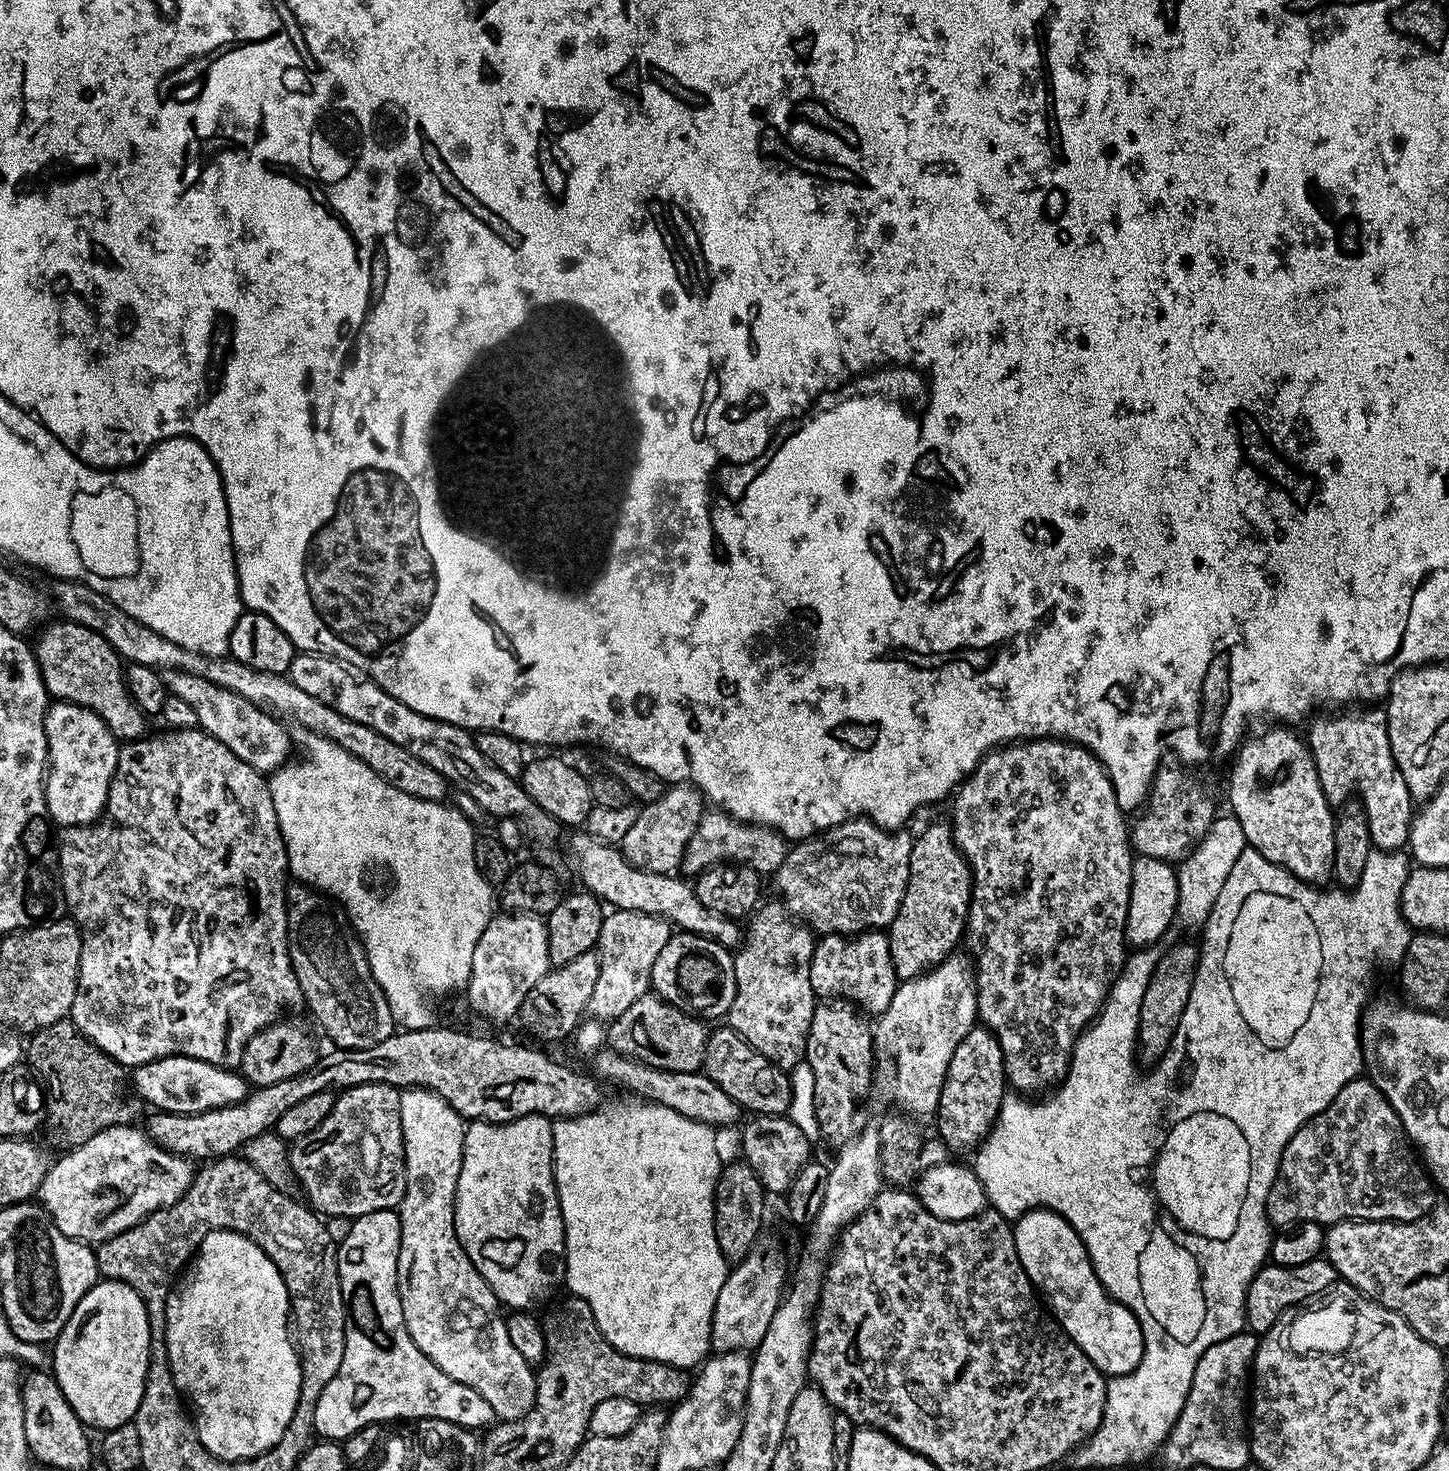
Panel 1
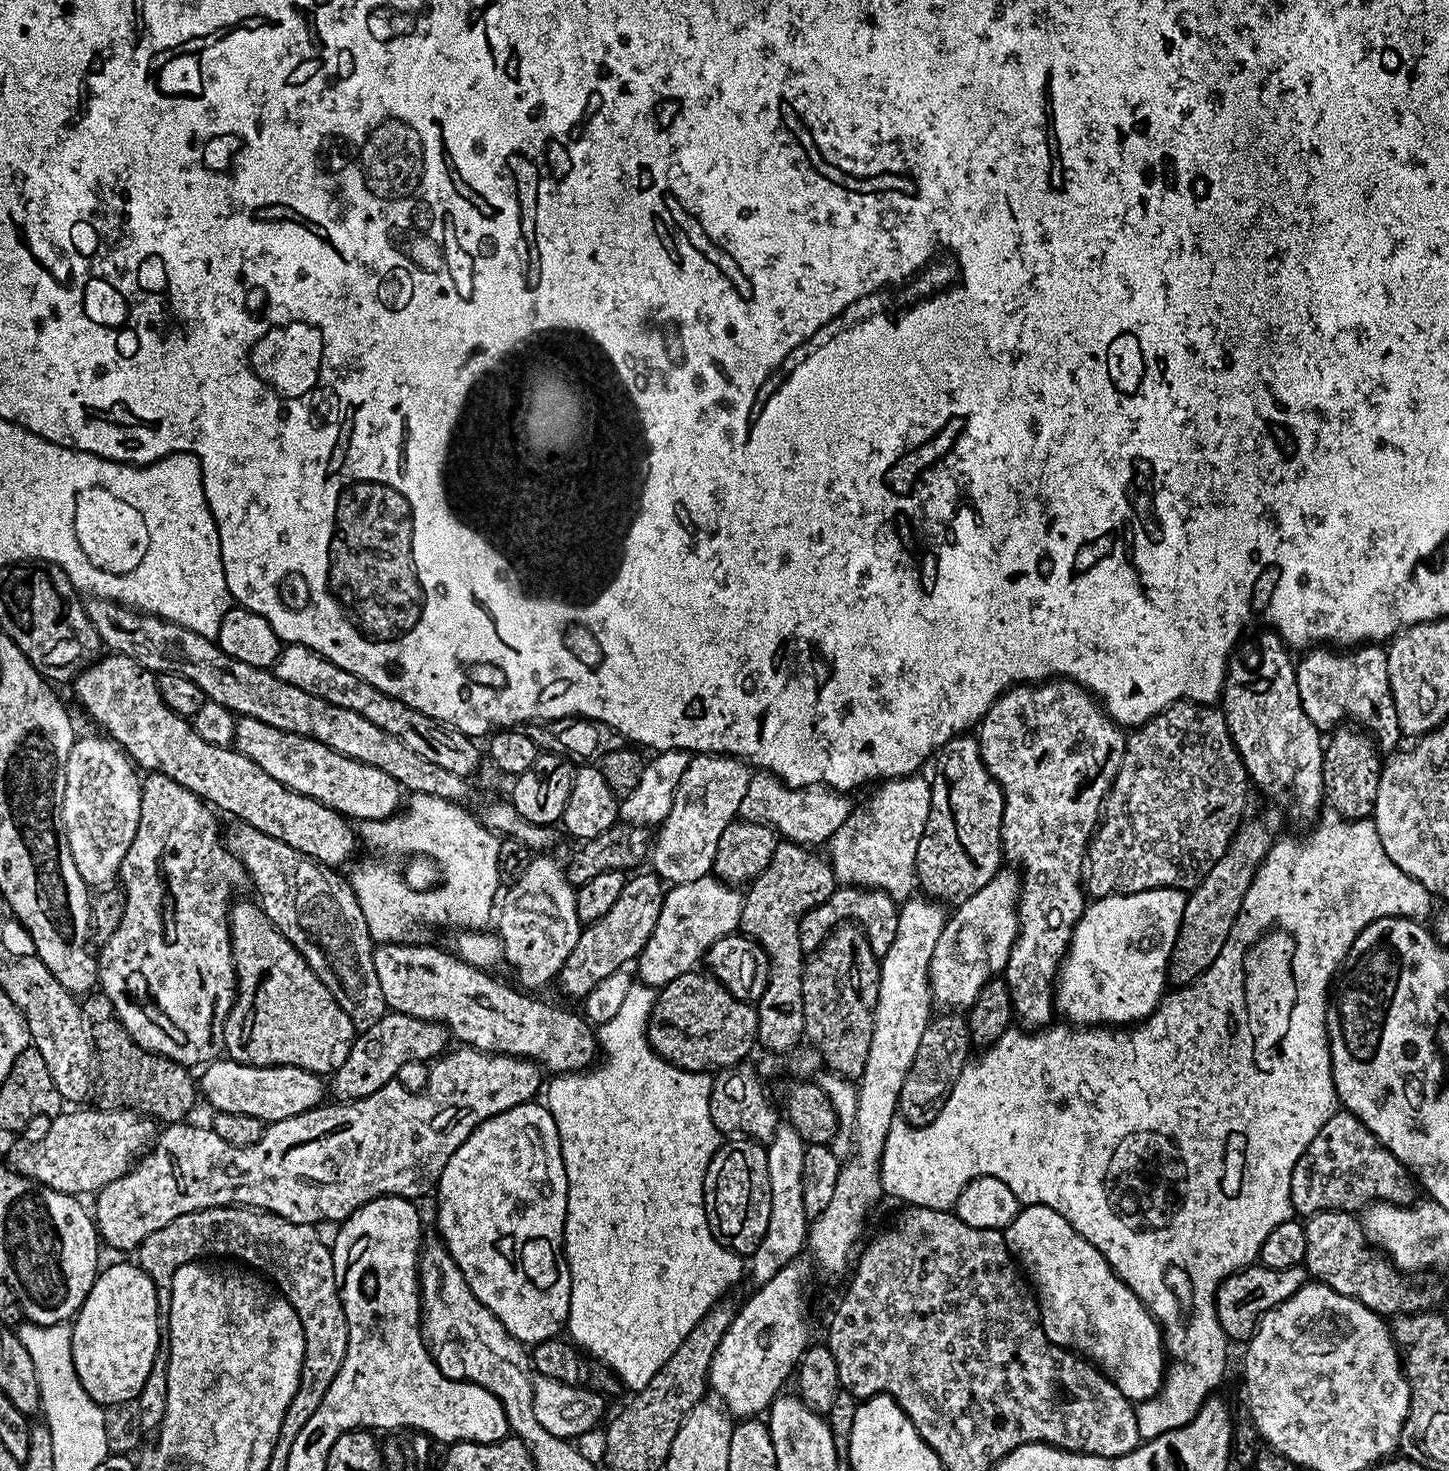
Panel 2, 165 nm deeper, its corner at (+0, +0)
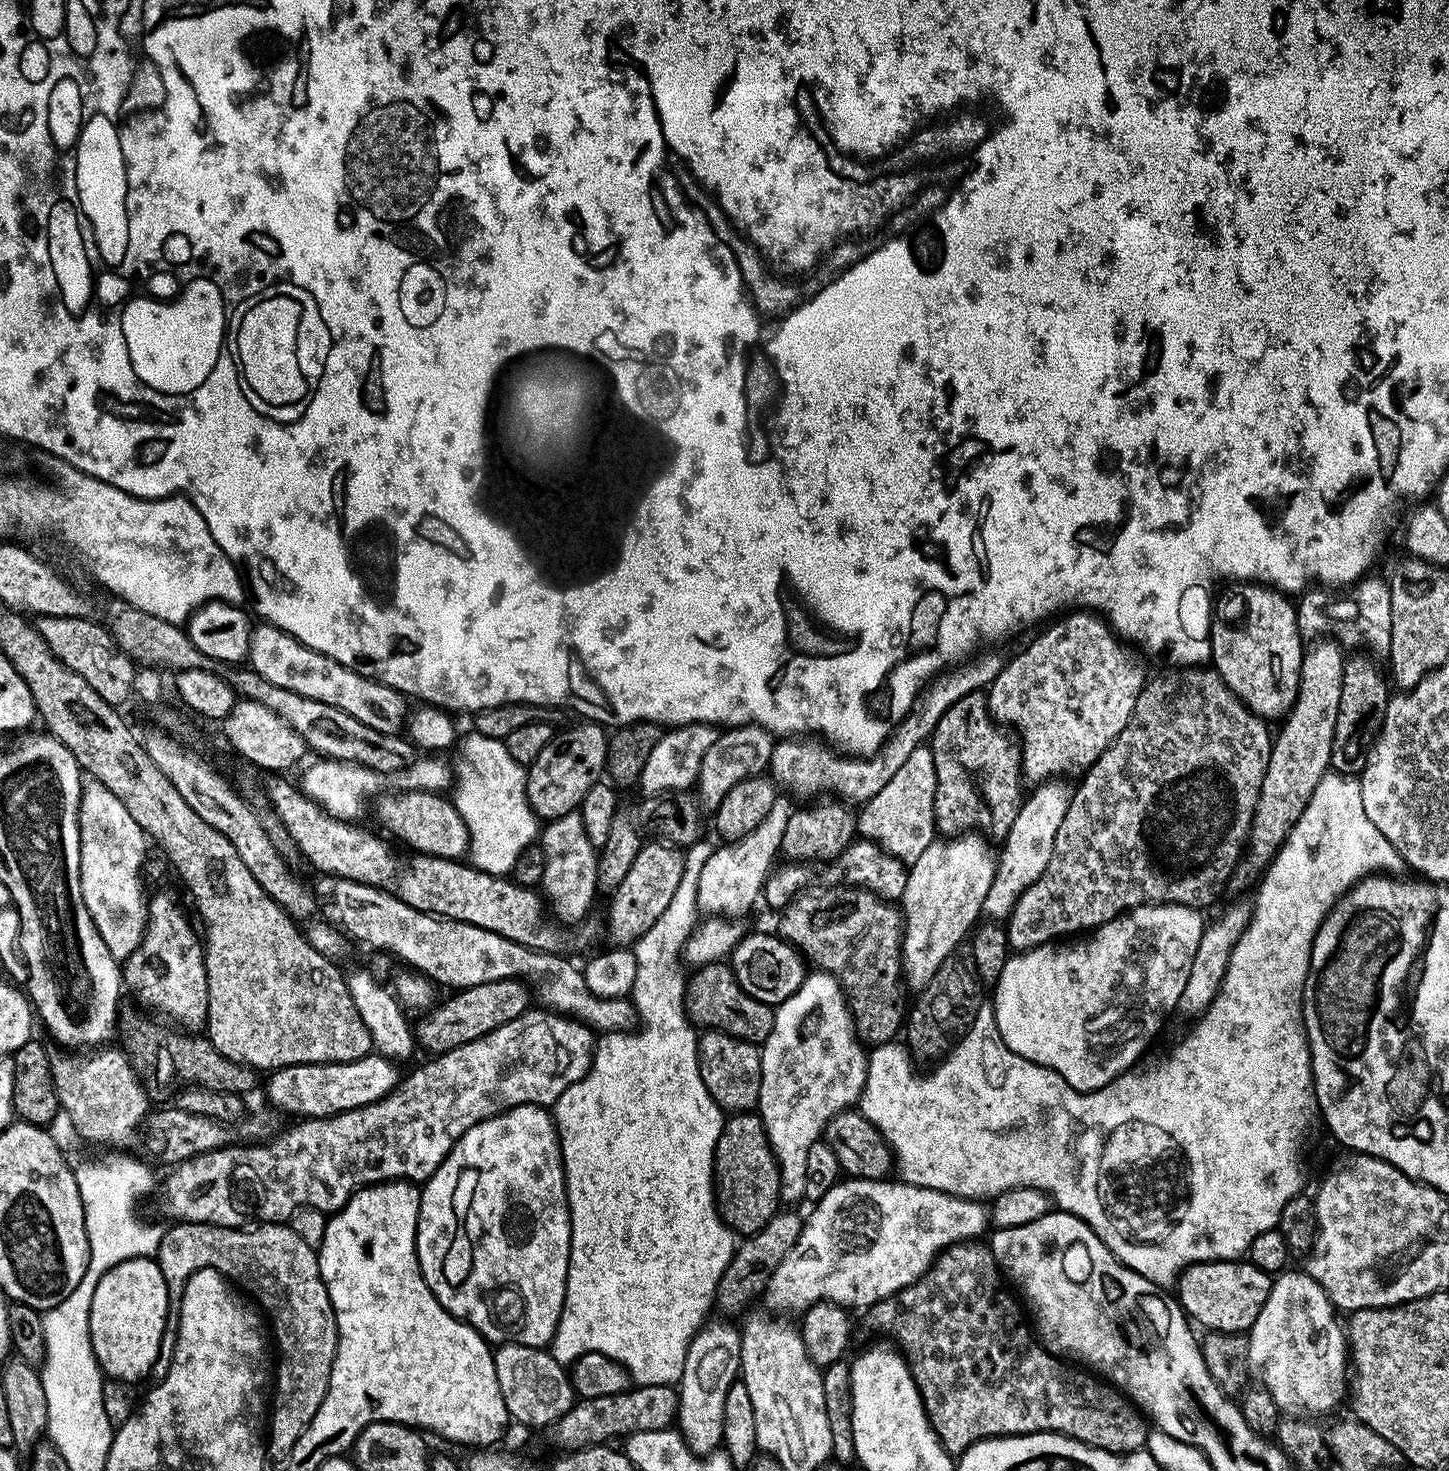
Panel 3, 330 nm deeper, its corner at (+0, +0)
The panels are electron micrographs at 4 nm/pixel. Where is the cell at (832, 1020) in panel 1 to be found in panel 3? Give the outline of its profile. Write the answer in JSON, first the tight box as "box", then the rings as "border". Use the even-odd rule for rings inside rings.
{"box":[778,887,910,1045],"border":[[[847,887],[820,888],[817,892],[804,890],[793,895],[780,916],[778,935],[805,957],[813,969],[828,972],[840,983],[840,989],[848,999],[848,1009],[852,1011],[857,1033],[865,1041],[872,1040],[873,1045],[887,1044],[897,1039],[896,1031],[899,1028],[901,1031],[910,1004],[909,997],[904,997],[904,963],[900,957],[904,941],[904,914],[893,901],[884,899],[869,888]]]}

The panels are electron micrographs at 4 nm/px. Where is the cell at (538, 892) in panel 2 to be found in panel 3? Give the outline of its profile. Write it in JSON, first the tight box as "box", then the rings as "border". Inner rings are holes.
{"box":[538,811,598,926],"border":[[[579,811],[559,816],[557,820],[547,821],[543,825],[538,840],[544,849],[544,878],[542,896],[551,915],[565,926],[583,921],[592,906],[592,899],[598,896],[596,887],[596,857],[598,850],[586,838],[586,826],[582,826]]]}

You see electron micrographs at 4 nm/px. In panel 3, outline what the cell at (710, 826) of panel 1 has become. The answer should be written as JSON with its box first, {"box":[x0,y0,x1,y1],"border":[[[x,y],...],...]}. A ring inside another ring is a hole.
{"box":[768,651,1006,806],"border":[[[977,651],[974,658],[961,662],[935,677],[917,696],[911,712],[893,728],[884,745],[874,755],[863,758],[850,756],[829,746],[820,738],[784,738],[776,743],[770,754],[768,768],[772,779],[781,789],[789,788],[784,790],[793,797],[820,798],[825,794],[831,794],[852,806],[867,804],[870,798],[874,798],[874,794],[878,794],[878,790],[882,790],[882,786],[886,786],[886,782],[890,782],[890,778],[894,778],[894,774],[906,762],[906,758],[910,758],[910,754],[914,754],[914,750],[931,737],[942,714],[946,714],[946,710],[950,710],[950,706],[954,706],[958,698],[987,689],[988,685],[994,682],[994,678],[1002,674],[1006,656],[1000,652],[984,651]]]}

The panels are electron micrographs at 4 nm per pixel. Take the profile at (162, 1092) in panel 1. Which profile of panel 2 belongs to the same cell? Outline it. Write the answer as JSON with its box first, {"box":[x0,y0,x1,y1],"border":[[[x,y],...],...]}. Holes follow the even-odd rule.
{"box":[198,1058,326,1122],"border":[[[218,1058],[207,1065],[198,1078],[198,1088],[201,1095],[213,1107],[212,1110],[230,1114],[250,1114],[250,1118],[258,1118],[265,1122],[302,1116],[311,1108],[321,1107],[323,1096],[326,1096],[326,1084],[319,1075],[310,1070],[302,1070],[298,1066],[274,1066],[273,1068],[259,1068],[246,1066],[227,1058]]]}

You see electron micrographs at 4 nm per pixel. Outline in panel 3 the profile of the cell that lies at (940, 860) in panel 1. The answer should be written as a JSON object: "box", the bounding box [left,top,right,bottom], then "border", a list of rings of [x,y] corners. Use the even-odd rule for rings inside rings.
{"box":[930,690,1022,841],"border":[[[977,690],[958,698],[958,702],[942,714],[931,734],[930,747],[936,771],[934,818],[937,833],[951,838],[979,830],[993,841],[1003,841],[1010,826],[1014,826],[1022,803],[1020,745],[1017,737],[997,724],[990,714],[987,695]]]}

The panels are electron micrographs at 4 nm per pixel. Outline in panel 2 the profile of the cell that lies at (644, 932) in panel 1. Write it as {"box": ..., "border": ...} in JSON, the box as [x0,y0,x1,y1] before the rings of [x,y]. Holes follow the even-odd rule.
{"box":[634,874,743,990],"border":[[[712,874],[694,882],[671,885],[665,891],[658,922],[654,922],[654,930],[635,961],[634,968],[640,971],[639,979],[648,987],[659,990],[674,982],[674,978],[693,971],[714,942],[739,929],[743,905],[743,895]]]}

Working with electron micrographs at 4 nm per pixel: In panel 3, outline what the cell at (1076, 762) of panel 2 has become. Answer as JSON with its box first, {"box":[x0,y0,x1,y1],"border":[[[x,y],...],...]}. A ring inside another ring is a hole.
{"box":[986,610,1146,782],"border":[[[1072,610],[1052,623],[1013,660],[1011,657],[1002,674],[998,674],[986,689],[988,709],[996,723],[1009,730],[1020,728],[1022,776],[1031,782],[1060,778],[1065,775],[1063,772],[1072,772],[1075,768],[1087,770],[1111,746],[1114,738],[1122,734],[1126,722],[1130,722],[1130,714],[1134,714],[1134,702],[1138,702],[1138,694],[1146,683],[1145,661],[1112,631],[1107,619],[1088,610]]]}

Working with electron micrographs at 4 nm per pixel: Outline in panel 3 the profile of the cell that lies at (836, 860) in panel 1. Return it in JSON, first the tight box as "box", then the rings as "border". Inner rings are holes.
{"box":[856,746,937,866],"border":[[[921,746],[906,758],[894,778],[874,794],[867,804],[859,809],[856,830],[862,837],[873,840],[887,855],[911,866],[937,839],[936,819],[934,818],[934,794],[936,793],[936,771],[931,747]]]}

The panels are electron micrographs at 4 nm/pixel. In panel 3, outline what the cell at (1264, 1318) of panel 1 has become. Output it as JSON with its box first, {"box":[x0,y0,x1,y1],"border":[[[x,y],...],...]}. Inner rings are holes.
{"box":[1178,1258,1273,1333],"border":[[[1244,1258],[1190,1264],[1179,1275],[1178,1303],[1197,1325],[1201,1324],[1201,1329],[1247,1333],[1258,1318],[1262,1306],[1266,1306],[1272,1281],[1273,1277],[1269,1273]]]}

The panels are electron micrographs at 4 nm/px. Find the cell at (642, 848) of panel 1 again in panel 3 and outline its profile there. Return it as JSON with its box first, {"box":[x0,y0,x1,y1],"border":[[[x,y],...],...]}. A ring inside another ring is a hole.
{"box":[694,724,776,810],"border":[[[741,724],[721,731],[714,746],[706,750],[700,773],[694,777],[697,788],[695,791],[698,793],[701,805],[705,809],[714,810],[738,782],[751,776],[761,775],[768,768],[770,754],[776,743],[773,733],[767,732],[765,728],[759,728],[756,724]]]}

